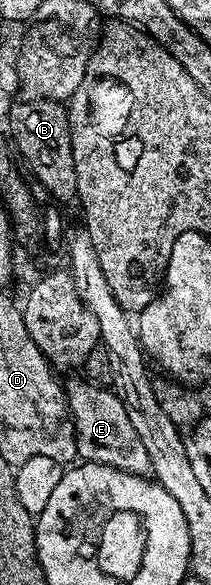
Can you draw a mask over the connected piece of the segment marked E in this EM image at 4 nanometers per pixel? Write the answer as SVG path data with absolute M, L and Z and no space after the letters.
M85 379L67 385L69 415L77 434L77 451L86 462L125 469L125 453L138 452L139 449L137 432L135 427L131 427L131 419L127 419L125 405L117 398L116 392L109 387L100 387L100 384Z

